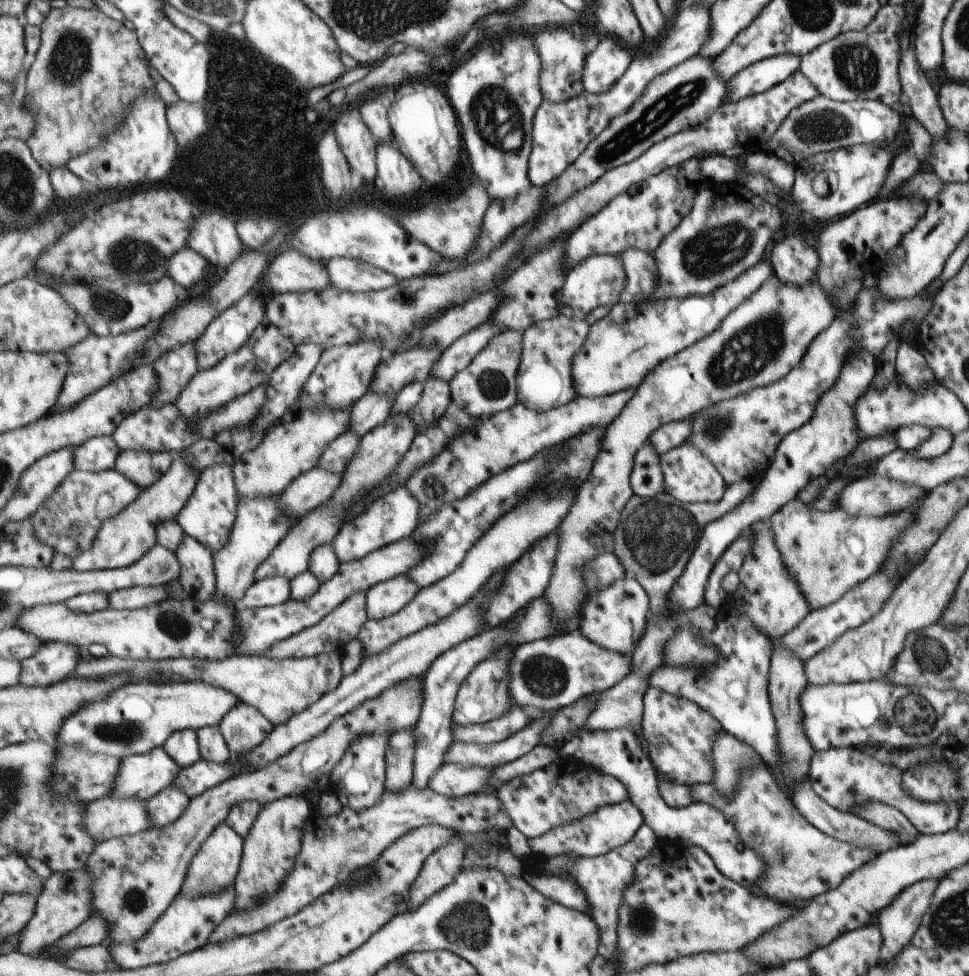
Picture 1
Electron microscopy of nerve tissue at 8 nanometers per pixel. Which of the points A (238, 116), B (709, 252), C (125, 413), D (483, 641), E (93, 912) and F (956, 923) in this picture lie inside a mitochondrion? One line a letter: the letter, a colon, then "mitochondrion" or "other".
A: other
B: mitochondrion
C: other
D: other
E: other
F: mitochondrion

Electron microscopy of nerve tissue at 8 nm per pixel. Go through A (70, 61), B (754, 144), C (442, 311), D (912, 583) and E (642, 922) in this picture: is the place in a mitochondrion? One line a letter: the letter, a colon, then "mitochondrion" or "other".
A: mitochondrion
B: other
C: other
D: other
E: mitochondrion

